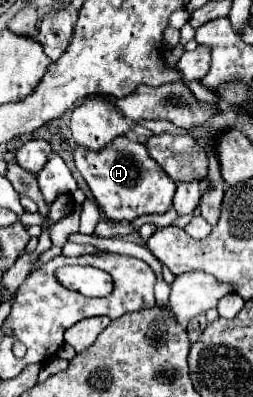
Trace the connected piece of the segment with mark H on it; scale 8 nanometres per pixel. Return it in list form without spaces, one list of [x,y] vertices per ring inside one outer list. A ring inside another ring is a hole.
[[[116,137],[102,151],[88,151],[76,147],[74,163],[84,181],[88,183],[96,203],[104,209],[112,221],[132,221],[134,217],[146,213],[166,213],[172,207],[172,197],[176,191],[176,181],[172,181],[164,169],[152,161],[146,147],[128,137]]]

